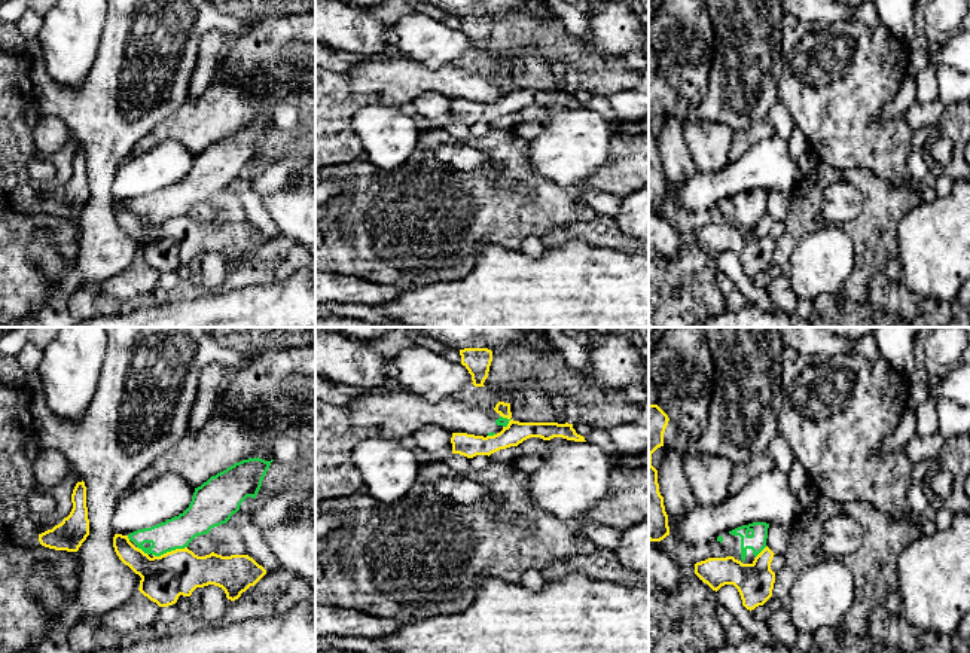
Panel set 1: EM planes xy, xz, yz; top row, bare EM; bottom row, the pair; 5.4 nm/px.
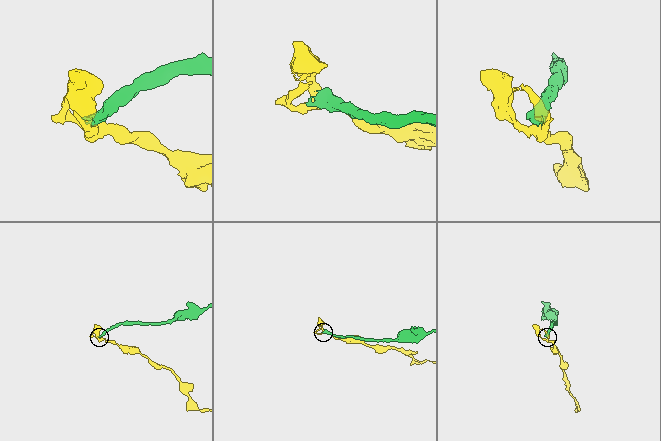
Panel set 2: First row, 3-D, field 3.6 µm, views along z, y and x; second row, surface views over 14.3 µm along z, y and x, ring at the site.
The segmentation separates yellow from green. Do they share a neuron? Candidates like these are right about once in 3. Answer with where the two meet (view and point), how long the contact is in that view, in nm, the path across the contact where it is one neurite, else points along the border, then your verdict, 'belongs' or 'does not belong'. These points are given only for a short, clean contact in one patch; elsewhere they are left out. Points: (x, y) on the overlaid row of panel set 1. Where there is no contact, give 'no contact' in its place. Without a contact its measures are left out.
meets yellow in xy at (171, 551); contact 190 nm long; border along xy (186, 546), (153, 555); does not belong

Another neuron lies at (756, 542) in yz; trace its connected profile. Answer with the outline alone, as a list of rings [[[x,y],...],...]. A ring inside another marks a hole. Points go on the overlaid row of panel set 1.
[[[753,522],[738,527],[717,537],[729,556],[742,564],[753,564],[754,558],[766,547],[769,524]]]

